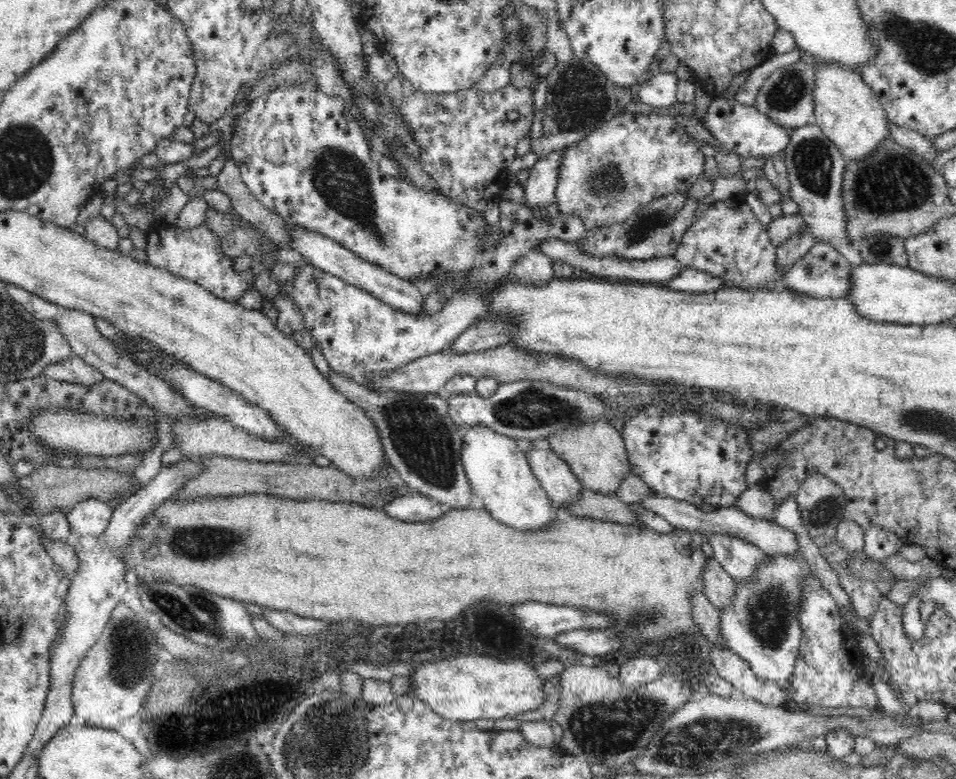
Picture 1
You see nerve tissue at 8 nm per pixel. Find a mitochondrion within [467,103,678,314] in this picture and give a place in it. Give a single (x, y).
(608, 187)

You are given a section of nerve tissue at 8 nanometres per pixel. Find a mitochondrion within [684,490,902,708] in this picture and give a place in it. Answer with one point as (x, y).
(769, 616)

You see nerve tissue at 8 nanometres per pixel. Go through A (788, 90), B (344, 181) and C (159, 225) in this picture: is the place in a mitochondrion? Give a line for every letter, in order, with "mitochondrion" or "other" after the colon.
A: mitochondrion
B: mitochondrion
C: other

